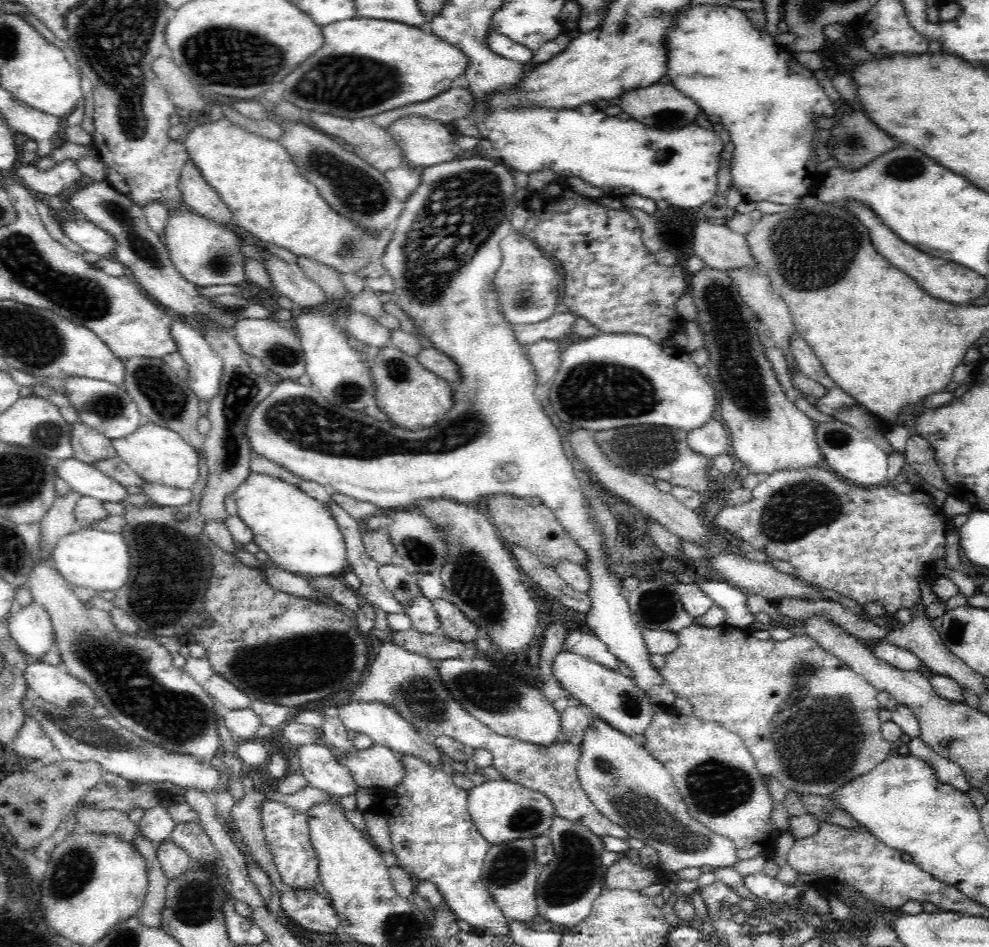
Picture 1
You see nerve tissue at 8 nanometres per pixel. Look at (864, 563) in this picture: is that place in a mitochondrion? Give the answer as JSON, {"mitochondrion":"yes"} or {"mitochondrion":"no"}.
{"mitochondrion":"no"}

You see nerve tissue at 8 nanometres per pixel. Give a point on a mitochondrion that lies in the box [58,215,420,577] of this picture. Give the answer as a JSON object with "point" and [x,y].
{"point":[239,390]}

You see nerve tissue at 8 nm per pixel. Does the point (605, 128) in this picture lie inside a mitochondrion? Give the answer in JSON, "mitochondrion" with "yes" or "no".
{"mitochondrion":"no"}

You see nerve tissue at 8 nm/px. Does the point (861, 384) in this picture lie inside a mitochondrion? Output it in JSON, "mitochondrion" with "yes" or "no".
{"mitochondrion":"no"}

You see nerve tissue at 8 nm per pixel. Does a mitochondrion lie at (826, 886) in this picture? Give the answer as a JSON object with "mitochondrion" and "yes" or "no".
{"mitochondrion":"no"}

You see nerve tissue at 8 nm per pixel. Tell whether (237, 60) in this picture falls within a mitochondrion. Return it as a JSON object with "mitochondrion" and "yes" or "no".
{"mitochondrion":"yes"}

